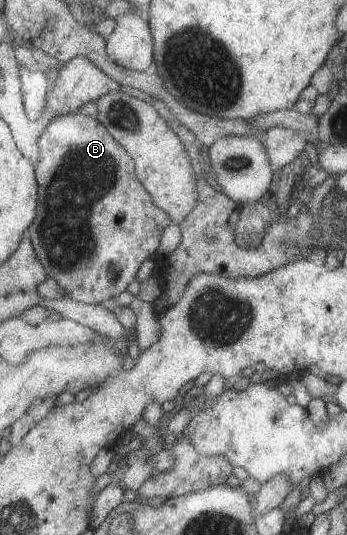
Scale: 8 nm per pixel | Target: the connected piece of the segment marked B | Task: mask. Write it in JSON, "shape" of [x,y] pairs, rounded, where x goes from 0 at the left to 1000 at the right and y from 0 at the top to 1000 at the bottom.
{"shape":[[[213,211],[210,215],[159,217],[115,254],[115,301],[104,310],[104,331],[110,336],[110,372],[112,385],[107,387],[107,407],[95,413],[95,422],[84,426],[78,437],[95,450],[110,480],[135,503],[138,516],[153,518],[190,542],[190,553],[202,559],[233,563],[236,566],[256,566],[259,570],[282,570],[314,557],[334,559],[349,553],[372,531],[383,523],[395,523],[395,512],[412,497],[418,486],[444,484],[447,475],[458,473],[458,460],[464,460],[464,437],[481,422],[499,419],[493,402],[467,389],[458,389],[444,379],[444,370],[435,361],[418,351],[418,346],[398,335],[392,323],[392,307],[372,282],[337,265],[337,260],[314,247],[314,241],[277,219],[262,215],[239,215],[233,211]]]}

